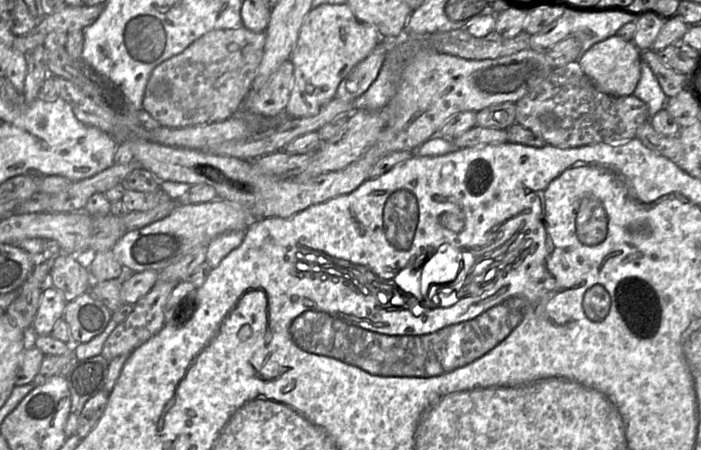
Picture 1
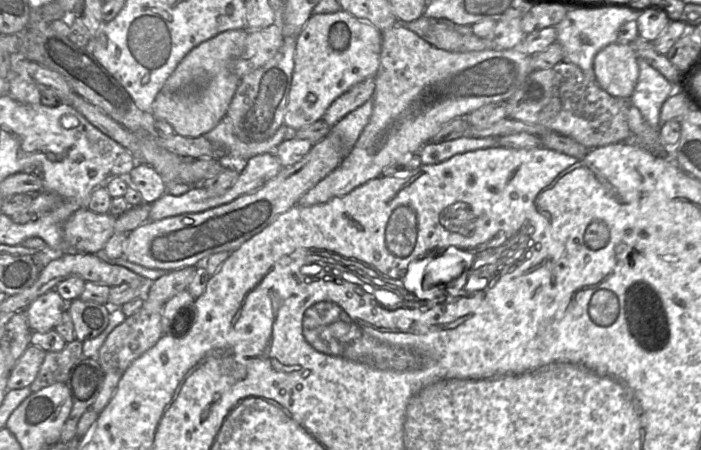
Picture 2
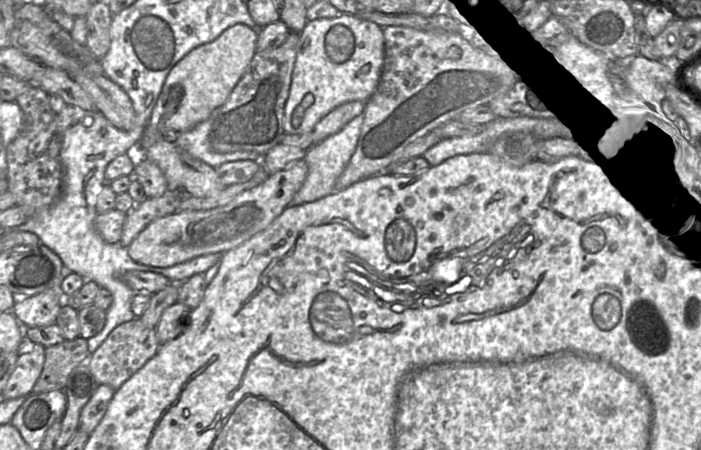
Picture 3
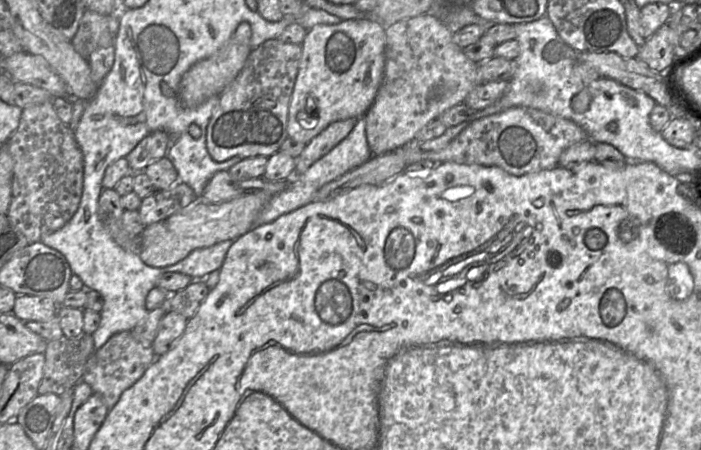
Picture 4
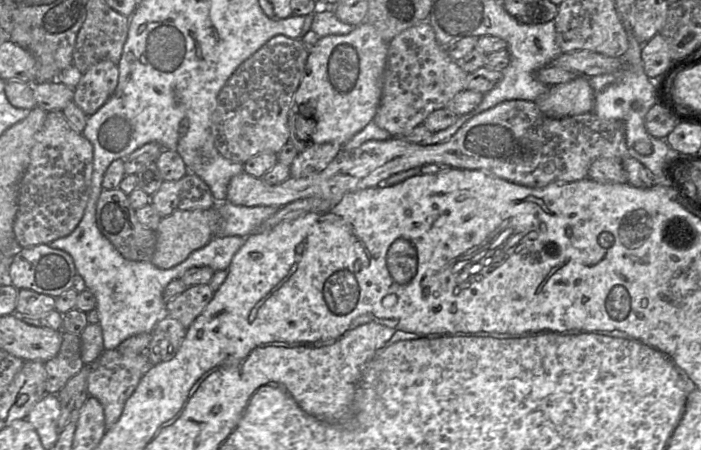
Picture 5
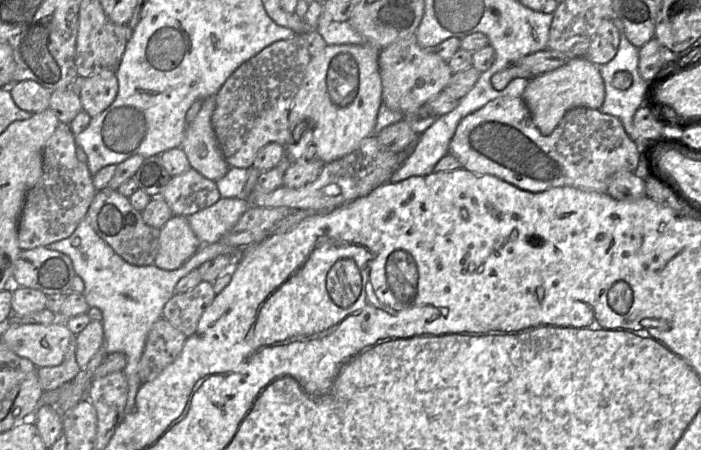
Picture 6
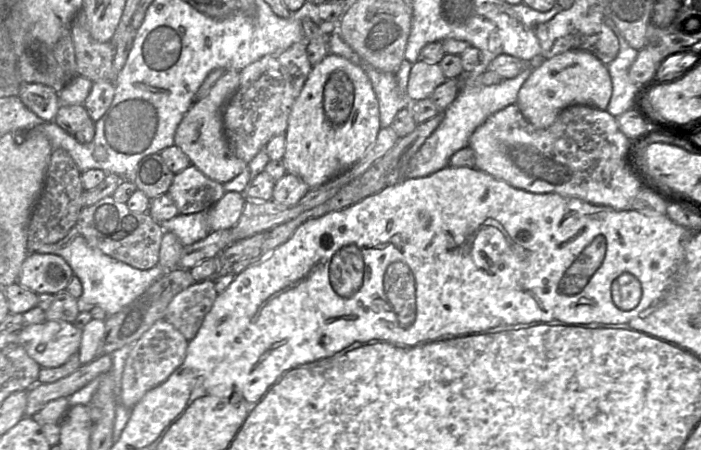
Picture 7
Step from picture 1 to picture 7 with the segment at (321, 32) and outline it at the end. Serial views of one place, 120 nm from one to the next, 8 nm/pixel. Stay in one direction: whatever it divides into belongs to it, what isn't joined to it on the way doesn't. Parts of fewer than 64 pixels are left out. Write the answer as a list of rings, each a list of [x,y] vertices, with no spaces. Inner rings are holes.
[[[329,53],[312,67],[289,115],[282,158],[286,172],[300,178],[309,189],[316,189],[357,163],[375,142],[379,130],[378,100],[368,76],[347,59]]]

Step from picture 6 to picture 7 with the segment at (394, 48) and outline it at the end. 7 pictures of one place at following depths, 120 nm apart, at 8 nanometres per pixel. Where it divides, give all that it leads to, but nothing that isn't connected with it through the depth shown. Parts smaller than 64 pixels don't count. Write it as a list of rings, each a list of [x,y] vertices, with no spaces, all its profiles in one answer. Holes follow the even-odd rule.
[[[420,58],[412,64],[406,95],[411,102],[429,98],[445,80],[439,64],[431,64]]]

